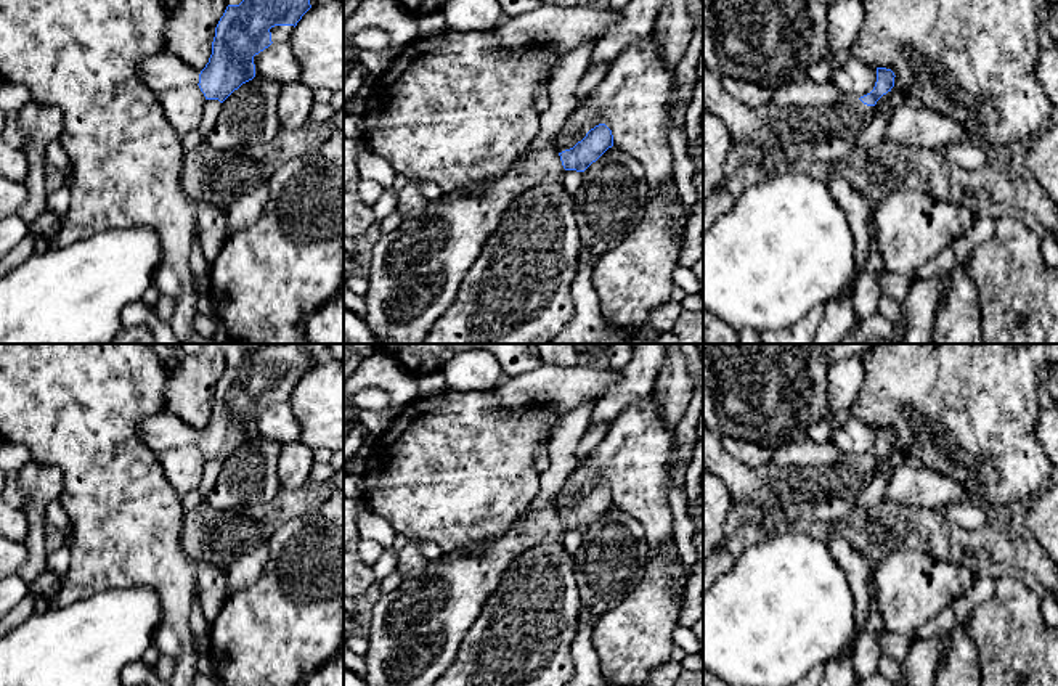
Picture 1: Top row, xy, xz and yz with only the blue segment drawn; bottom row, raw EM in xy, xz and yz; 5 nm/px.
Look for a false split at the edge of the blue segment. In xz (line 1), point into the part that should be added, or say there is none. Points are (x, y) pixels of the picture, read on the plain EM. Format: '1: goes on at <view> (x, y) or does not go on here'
1: does not go on here

